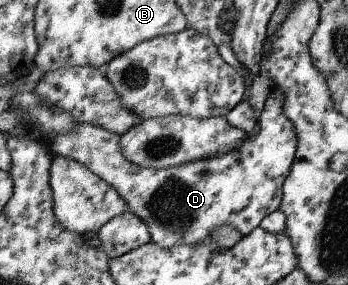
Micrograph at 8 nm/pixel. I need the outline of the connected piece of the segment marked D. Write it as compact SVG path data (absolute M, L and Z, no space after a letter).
M282 91L270 92L257 122L260 128L254 138L247 140L246 137L232 151L165 169L162 166L145 168L127 161L121 152L120 137L116 133L91 124L77 123L72 133L51 137L50 146L47 149L51 155L58 154L78 161L101 177L125 201L128 210L145 222L150 232L150 241L167 249L174 245L200 243L202 239L209 237L213 228L220 225L234 227L243 237L258 227L262 218L280 207L281 188L293 164L297 146L297 135L291 118L283 112Z

